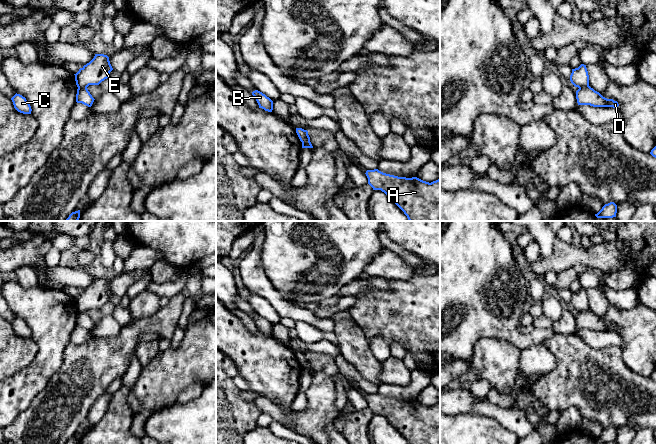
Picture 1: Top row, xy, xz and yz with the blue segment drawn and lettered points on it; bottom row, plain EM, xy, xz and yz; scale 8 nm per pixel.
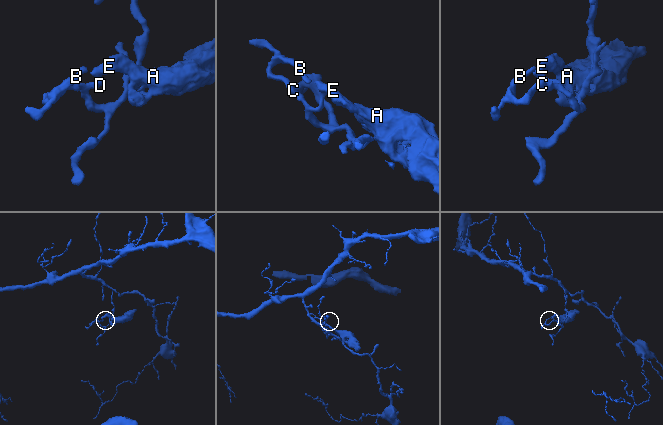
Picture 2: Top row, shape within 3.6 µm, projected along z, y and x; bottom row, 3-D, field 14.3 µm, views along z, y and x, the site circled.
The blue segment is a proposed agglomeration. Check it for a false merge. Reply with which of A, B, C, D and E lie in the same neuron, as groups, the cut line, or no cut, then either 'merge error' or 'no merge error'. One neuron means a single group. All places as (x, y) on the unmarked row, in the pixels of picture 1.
A E / B C D | yz (588, 309), (579, 312) | merge error

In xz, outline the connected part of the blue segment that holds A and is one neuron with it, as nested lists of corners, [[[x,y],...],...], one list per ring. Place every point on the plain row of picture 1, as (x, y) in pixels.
[[[378,393],[367,394],[365,398],[373,414],[384,416],[404,436],[408,444],[440,444],[440,403],[429,407],[417,401],[386,398]]]

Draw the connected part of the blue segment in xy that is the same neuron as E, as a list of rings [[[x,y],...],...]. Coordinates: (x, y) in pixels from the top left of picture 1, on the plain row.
[[[95,278],[89,287],[74,298],[76,309],[78,312],[99,309],[102,305],[110,301],[109,298],[112,294],[113,292],[107,279]]]

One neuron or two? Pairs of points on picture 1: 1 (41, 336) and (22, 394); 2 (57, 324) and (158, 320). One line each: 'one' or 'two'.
1: one
2: two

